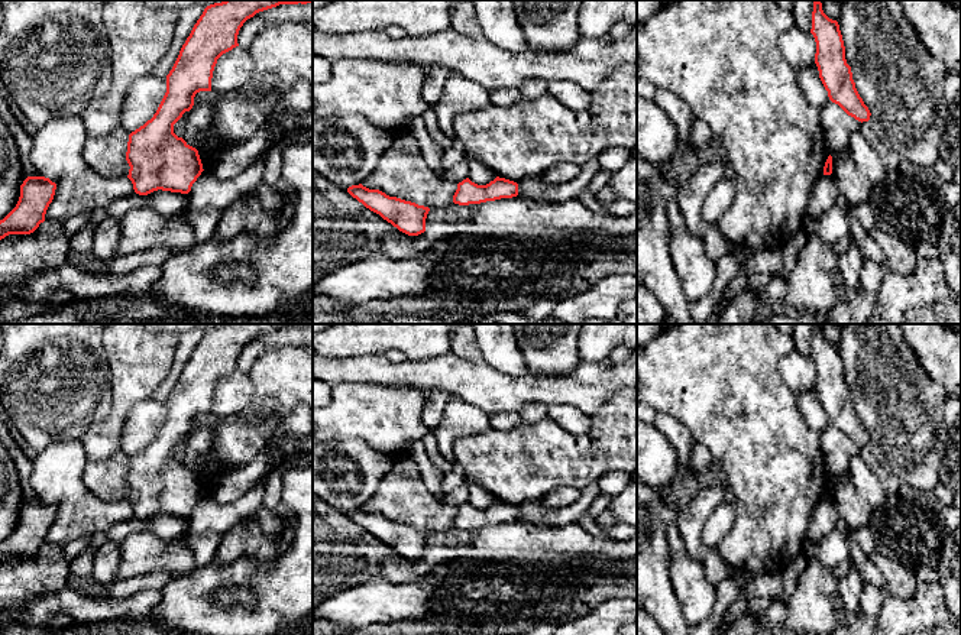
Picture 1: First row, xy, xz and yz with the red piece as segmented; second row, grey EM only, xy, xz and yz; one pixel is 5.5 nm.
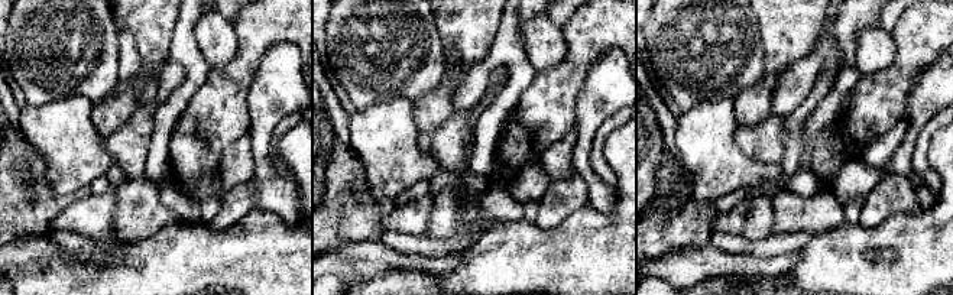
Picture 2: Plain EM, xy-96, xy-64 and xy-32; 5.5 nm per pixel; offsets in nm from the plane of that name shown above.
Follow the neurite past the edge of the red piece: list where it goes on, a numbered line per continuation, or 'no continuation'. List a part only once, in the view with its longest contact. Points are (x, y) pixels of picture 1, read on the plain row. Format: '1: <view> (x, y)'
no continuation

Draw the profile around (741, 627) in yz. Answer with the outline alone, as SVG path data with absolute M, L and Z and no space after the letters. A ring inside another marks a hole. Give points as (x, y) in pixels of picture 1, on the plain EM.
M747 610L747 613L738 618L725 632L724 635L755 635L757 622L754 616Z

